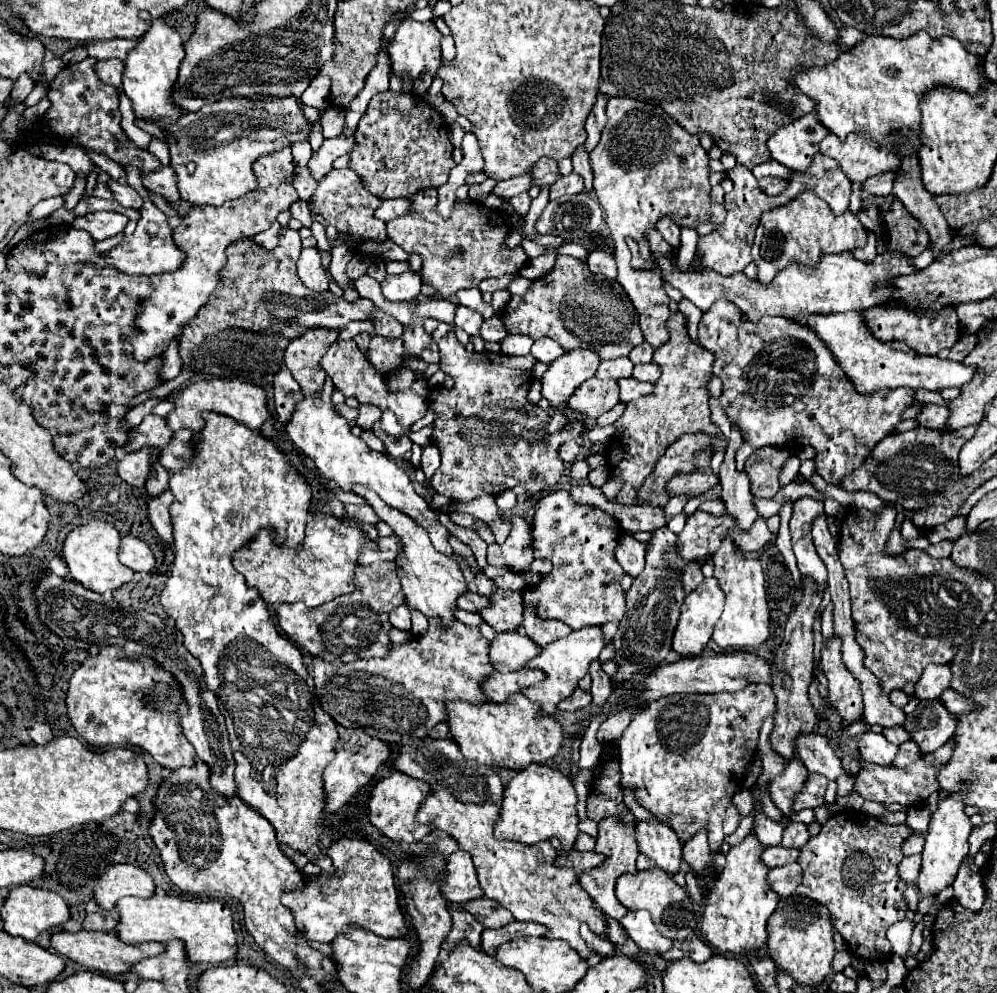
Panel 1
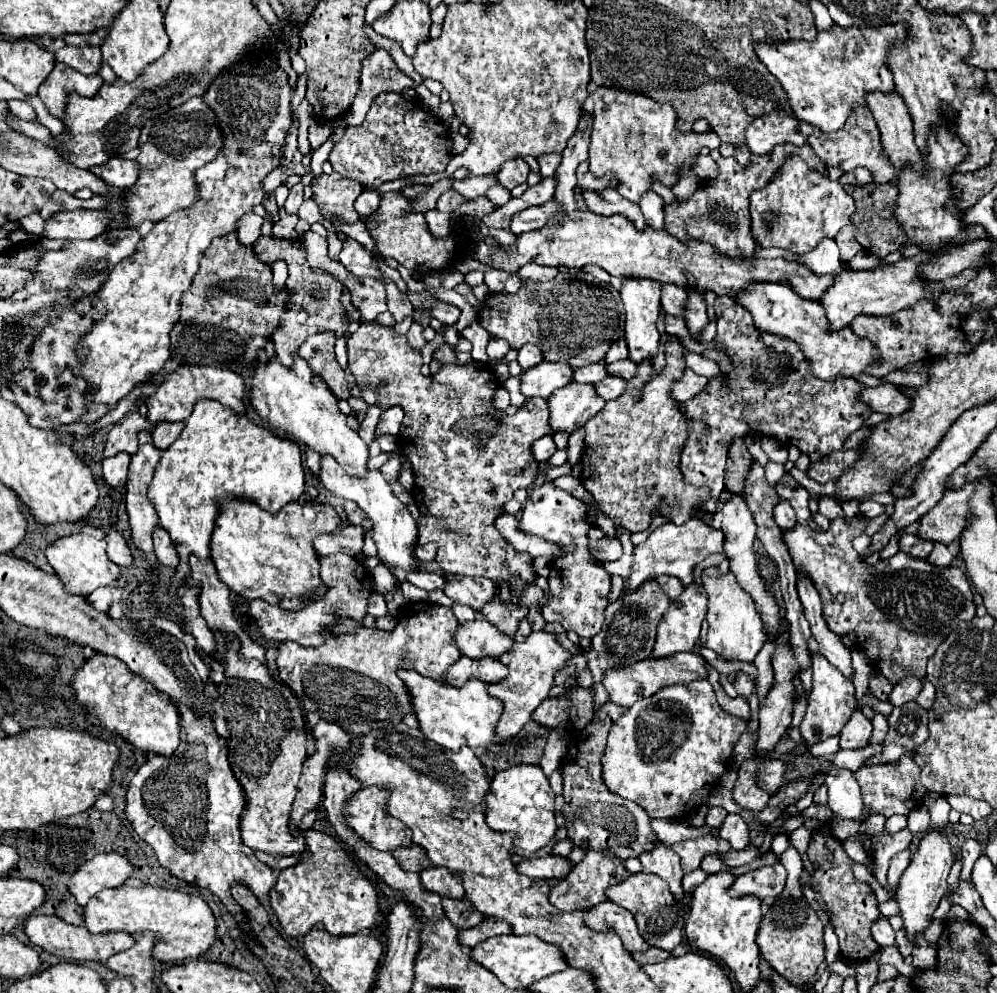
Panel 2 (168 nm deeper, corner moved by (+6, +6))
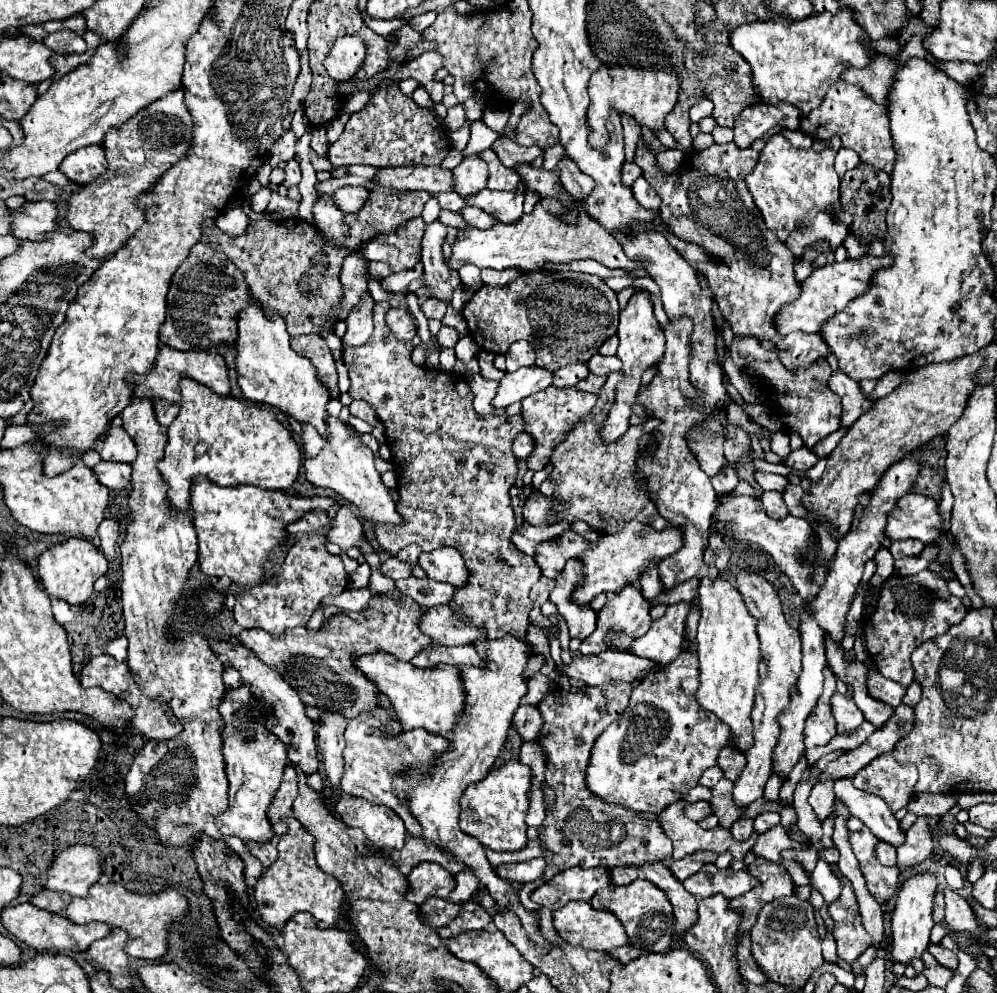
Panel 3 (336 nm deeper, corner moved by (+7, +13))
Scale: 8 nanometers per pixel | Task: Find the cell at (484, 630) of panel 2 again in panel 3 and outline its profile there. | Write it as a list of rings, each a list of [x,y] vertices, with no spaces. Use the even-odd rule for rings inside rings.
[[[449,606],[425,608],[425,616],[421,616],[419,628],[435,644],[443,644],[443,646],[463,646],[463,644],[471,644],[479,638],[485,638],[483,628],[465,624],[459,616],[455,616],[449,610]]]

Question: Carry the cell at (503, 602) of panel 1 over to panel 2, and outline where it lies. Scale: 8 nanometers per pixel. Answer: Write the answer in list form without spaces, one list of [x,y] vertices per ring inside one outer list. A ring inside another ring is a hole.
[[[448,575],[448,585],[444,593],[460,605],[472,607],[476,613],[486,607],[486,603],[494,601],[498,587],[494,581],[486,577],[466,577],[466,575]]]

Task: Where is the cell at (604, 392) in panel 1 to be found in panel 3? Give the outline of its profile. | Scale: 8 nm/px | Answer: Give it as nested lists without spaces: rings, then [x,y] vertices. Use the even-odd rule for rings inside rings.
[[[549,386],[529,398],[525,398],[521,404],[521,416],[525,420],[525,432],[529,436],[533,436],[535,440],[535,448],[531,452],[531,456],[527,458],[527,468],[537,472],[541,470],[547,462],[549,462],[549,456],[553,452],[553,448],[565,438],[565,432],[569,428],[573,428],[573,424],[577,424],[583,416],[587,416],[591,412],[591,408],[595,406],[597,402],[597,396],[595,394],[589,394],[589,392],[581,392],[577,388],[555,388],[555,386]]]

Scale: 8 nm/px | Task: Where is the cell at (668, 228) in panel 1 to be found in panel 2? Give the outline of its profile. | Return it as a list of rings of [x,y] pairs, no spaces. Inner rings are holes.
[[[648,191],[642,199],[640,199],[640,209],[644,213],[644,219],[648,223],[648,227],[662,231],[664,229],[664,201],[662,197],[658,197],[654,191]]]

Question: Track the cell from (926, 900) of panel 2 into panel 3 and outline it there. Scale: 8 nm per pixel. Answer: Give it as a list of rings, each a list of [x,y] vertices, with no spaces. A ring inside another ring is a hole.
[[[933,874],[923,876],[911,876],[899,890],[893,920],[891,920],[891,962],[893,964],[905,964],[909,966],[913,958],[919,958],[927,946],[929,946],[929,932],[933,928],[931,908],[933,908],[933,896],[937,888],[937,878]]]

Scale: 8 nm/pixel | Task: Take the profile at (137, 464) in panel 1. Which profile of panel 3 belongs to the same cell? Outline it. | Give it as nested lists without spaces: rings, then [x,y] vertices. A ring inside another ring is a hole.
[[[99,462],[93,472],[95,472],[99,484],[107,486],[109,490],[125,490],[131,482],[131,466],[129,464]]]

